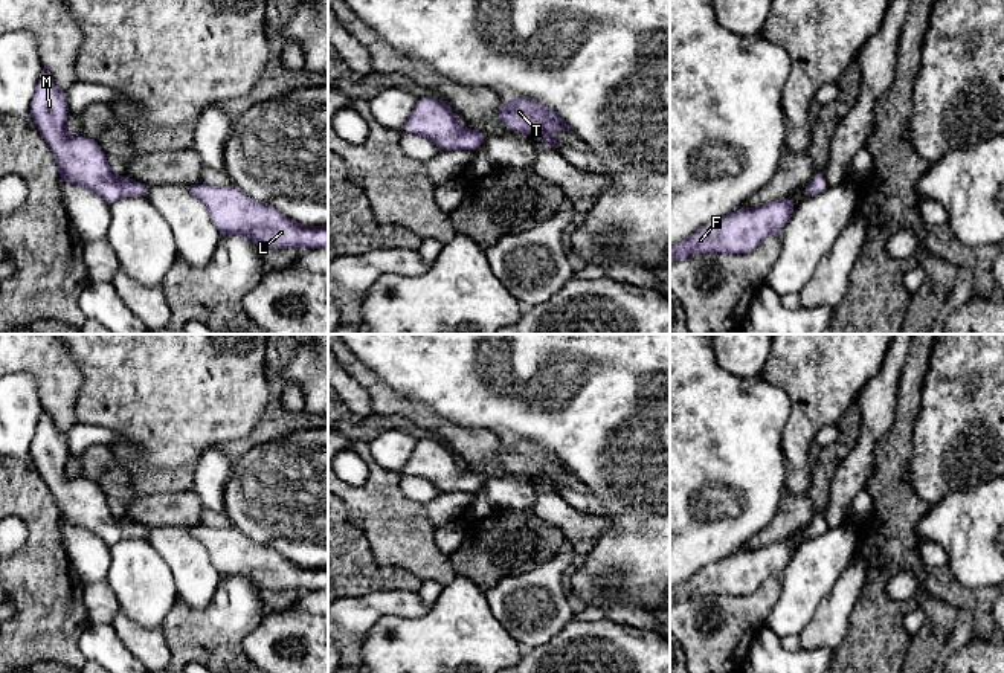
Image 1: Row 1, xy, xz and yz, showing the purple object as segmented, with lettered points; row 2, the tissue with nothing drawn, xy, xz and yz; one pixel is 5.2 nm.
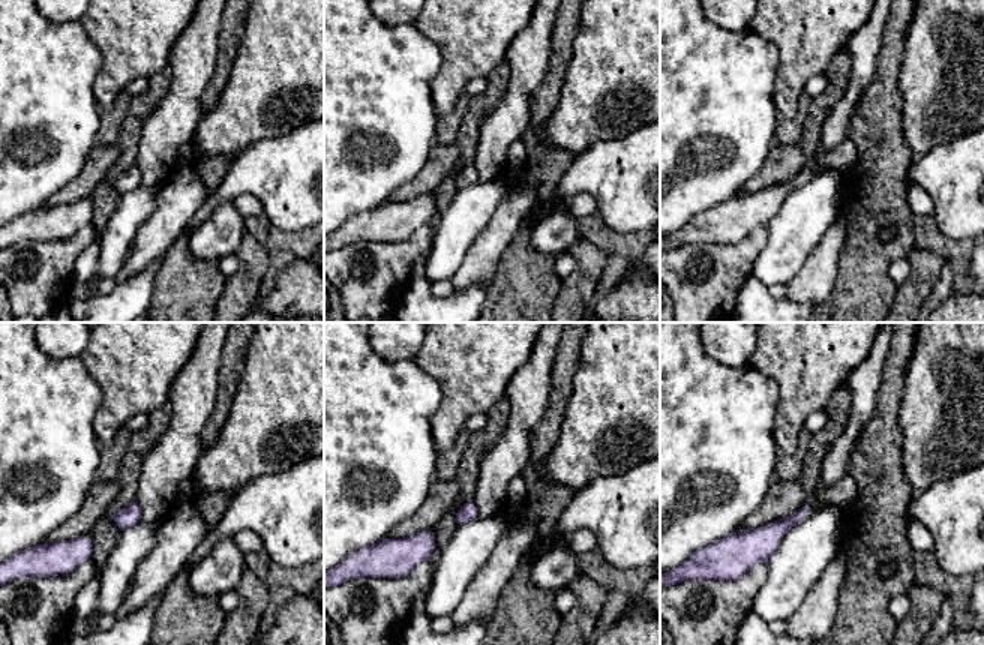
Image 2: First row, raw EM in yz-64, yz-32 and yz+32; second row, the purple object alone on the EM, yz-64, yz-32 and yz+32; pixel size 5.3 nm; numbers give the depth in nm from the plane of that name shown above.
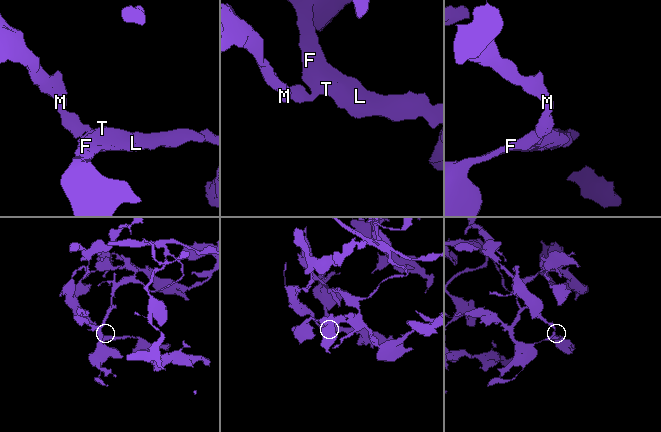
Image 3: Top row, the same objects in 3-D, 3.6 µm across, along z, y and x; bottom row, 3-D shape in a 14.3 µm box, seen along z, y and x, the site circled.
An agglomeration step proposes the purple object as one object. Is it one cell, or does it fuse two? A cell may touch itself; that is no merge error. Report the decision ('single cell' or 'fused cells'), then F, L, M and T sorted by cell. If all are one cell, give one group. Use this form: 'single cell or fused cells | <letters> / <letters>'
single cell | F L M T

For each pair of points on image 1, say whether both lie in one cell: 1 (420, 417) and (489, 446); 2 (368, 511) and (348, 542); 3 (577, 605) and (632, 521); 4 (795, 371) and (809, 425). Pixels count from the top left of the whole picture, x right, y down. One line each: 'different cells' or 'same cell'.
1: same cell
2: different cells
3: different cells
4: same cell

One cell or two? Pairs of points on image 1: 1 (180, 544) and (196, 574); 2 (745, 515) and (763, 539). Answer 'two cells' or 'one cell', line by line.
1: one cell
2: two cells

